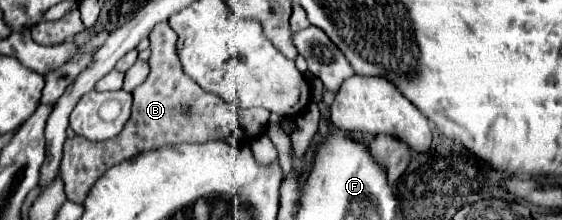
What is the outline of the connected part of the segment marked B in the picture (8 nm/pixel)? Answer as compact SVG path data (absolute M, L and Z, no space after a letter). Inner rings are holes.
M158 23L158 27L154 27L154 31L150 31L148 35L150 39L150 73L146 77L146 81L142 85L138 85L134 91L132 91L132 115L130 119L126 121L126 127L122 129L122 133L114 139L106 139L106 141L90 141L86 137L72 137L72 139L66 139L64 143L64 159L62 159L62 181L64 181L64 193L70 201L74 203L82 203L84 197L88 195L90 187L104 175L104 171L108 171L112 165L118 165L120 161L124 159L130 159L142 151L150 151L150 149L158 149L158 147L164 147L164 145L178 145L178 143L204 143L204 141L210 141L210 139L224 139L228 143L232 143L234 147L242 147L246 145L246 139L244 137L244 129L240 127L238 123L238 111L234 105L226 103L224 99L216 97L214 93L206 93L202 91L202 87L198 87L198 83L194 83L194 79L190 79L184 71L182 71L182 63L178 59L178 53L176 53L176 41L178 41L178 35L174 35L174 29L170 27L170 23ZM178 107L180 109L190 109L192 115L184 115L184 113L178 113Z

